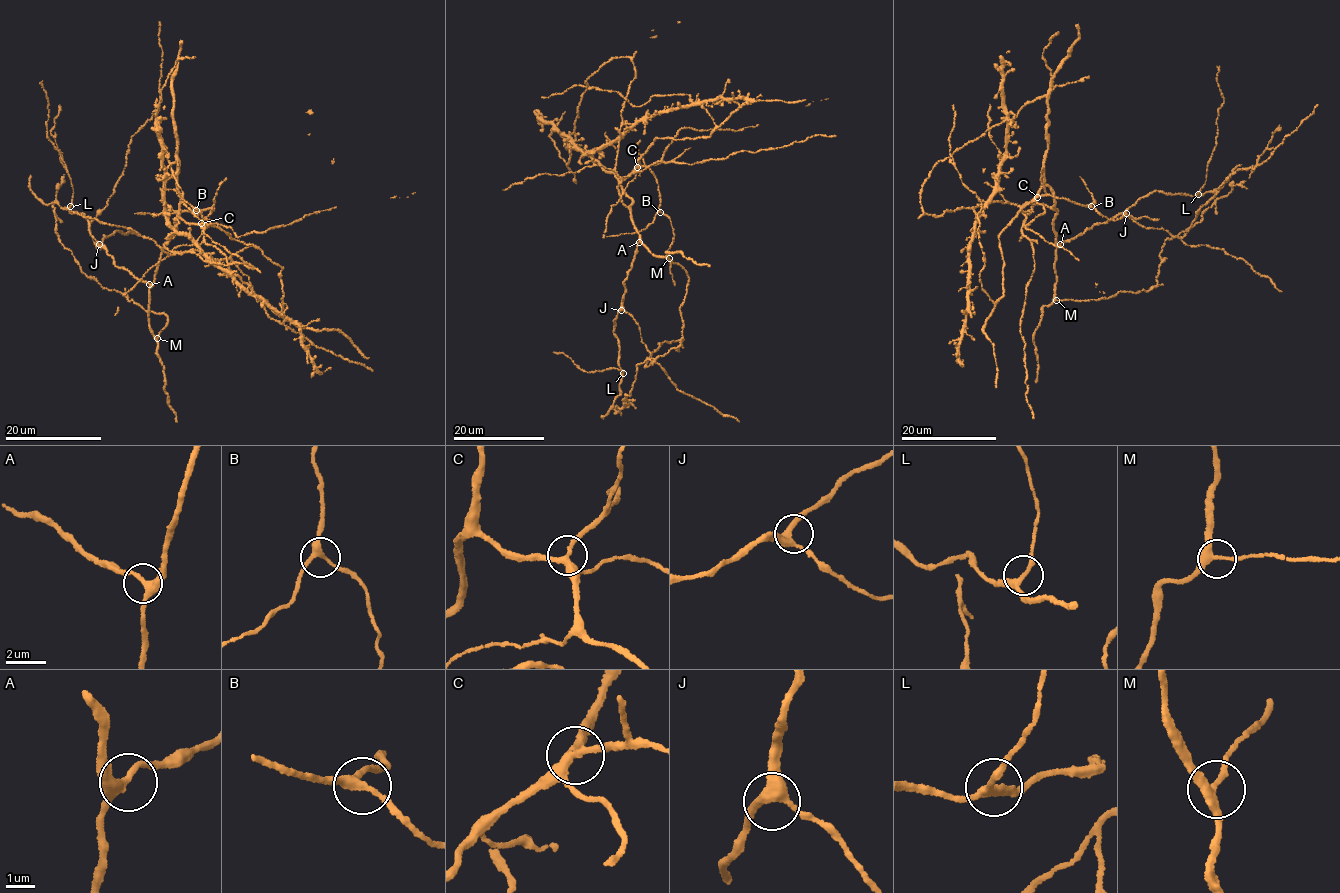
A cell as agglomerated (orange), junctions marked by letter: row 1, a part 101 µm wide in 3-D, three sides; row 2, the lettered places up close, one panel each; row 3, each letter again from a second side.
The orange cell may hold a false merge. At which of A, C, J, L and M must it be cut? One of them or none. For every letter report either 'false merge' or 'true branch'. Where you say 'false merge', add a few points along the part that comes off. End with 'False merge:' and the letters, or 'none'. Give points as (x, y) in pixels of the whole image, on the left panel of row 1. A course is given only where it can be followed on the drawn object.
A: true branch
C: false merge; course (202, 223), (213, 209), (212, 206), (197, 209), (201, 211), (197, 215), (182, 210), (176, 211), (167, 205)
J: true branch
L: true branch
M: true branch
False merge: C

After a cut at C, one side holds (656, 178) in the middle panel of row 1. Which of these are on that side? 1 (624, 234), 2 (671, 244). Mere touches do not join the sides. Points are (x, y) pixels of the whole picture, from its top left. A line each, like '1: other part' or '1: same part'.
1: same part
2: same part

